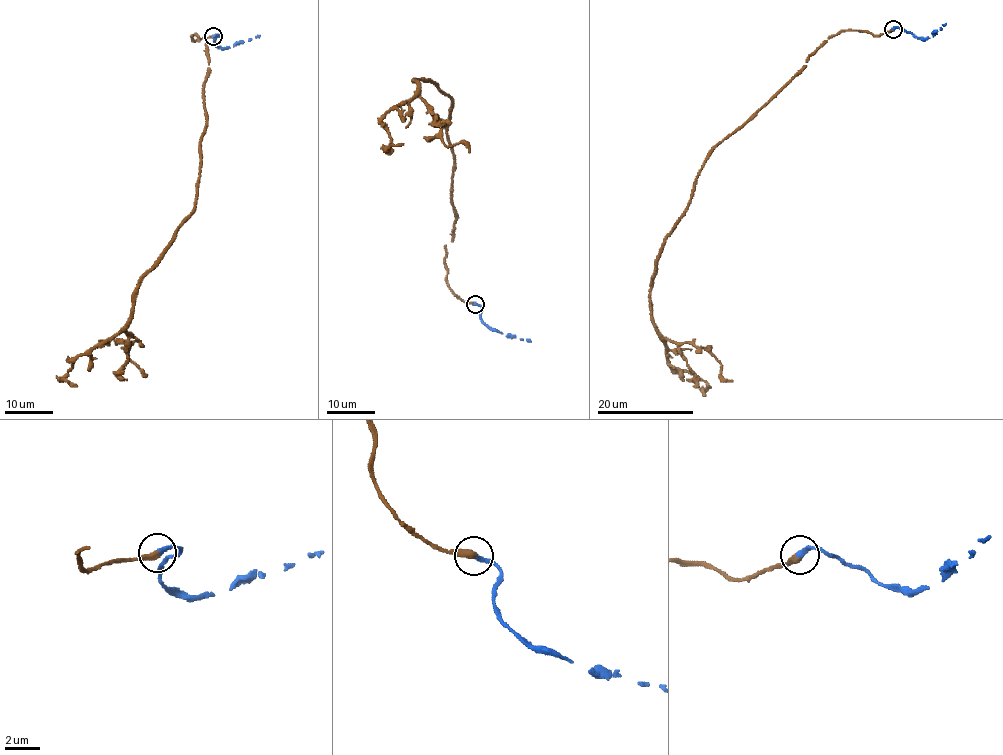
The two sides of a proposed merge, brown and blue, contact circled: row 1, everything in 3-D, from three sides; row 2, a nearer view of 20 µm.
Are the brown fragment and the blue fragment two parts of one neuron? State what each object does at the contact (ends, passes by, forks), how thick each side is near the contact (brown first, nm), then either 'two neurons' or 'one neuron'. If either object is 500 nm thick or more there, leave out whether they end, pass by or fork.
brown ends; blue ends; calibres 380 and 320 nm; one neuron

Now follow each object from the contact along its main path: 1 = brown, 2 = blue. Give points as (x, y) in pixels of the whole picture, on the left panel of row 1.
1: (213, 36), (192, 35), (210, 72), (193, 210), (142, 278), (131, 322), (69, 360), (64, 378), (77, 386)
2: (213, 36), (218, 34), (220, 36), (214, 42), (221, 47), (233, 47), (260, 35)

